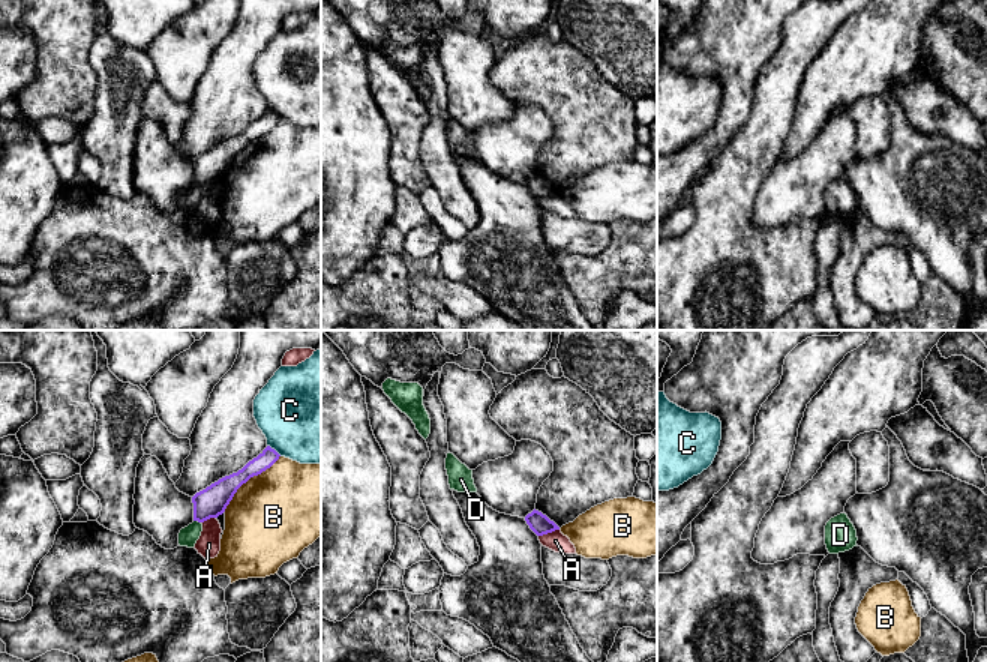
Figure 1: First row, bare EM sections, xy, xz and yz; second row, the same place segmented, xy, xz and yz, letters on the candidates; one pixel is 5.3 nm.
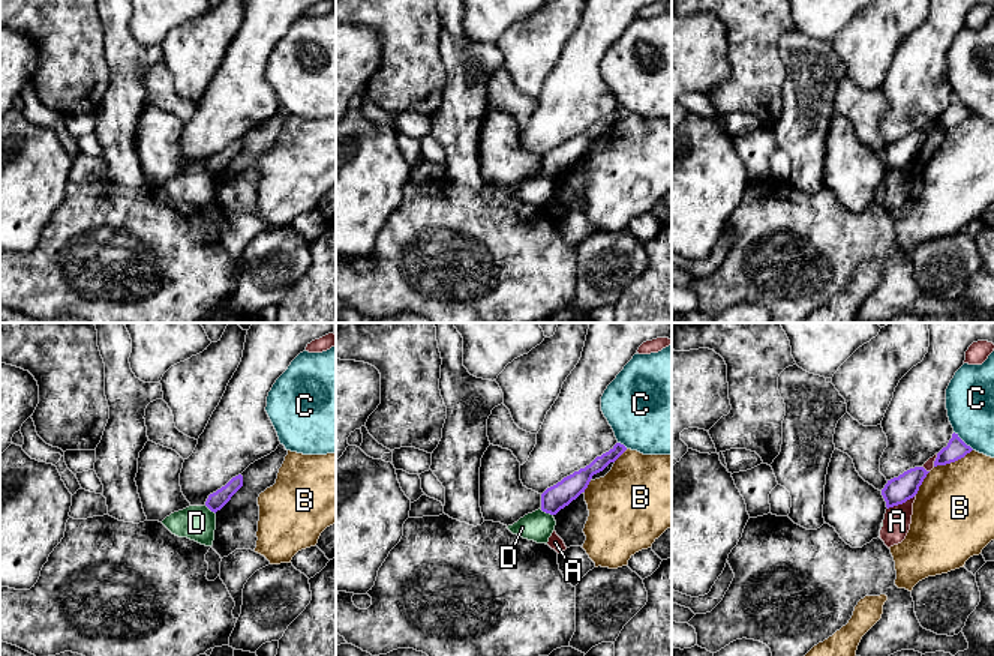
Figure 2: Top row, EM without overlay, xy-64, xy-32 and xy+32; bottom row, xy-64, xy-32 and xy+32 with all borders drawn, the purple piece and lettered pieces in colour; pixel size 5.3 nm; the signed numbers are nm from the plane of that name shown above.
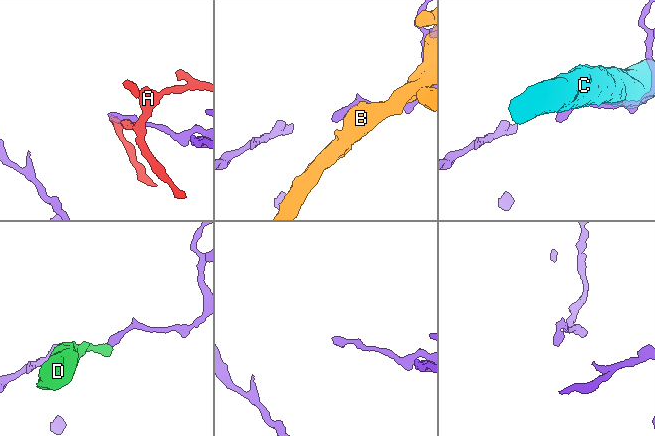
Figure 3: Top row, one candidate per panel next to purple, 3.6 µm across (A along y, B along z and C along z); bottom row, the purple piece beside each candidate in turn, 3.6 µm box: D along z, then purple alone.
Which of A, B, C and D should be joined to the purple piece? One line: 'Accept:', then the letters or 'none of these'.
Accept: none of these

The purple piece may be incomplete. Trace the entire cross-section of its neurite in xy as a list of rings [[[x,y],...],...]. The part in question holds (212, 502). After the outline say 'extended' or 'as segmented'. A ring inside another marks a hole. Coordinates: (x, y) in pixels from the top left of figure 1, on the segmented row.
[[[267,446],[256,458],[249,461],[242,470],[219,479],[206,489],[192,497],[194,521],[204,522],[210,518],[222,515],[232,500],[237,489],[250,477],[261,474],[270,468],[278,459],[279,453]]]; as segmented

